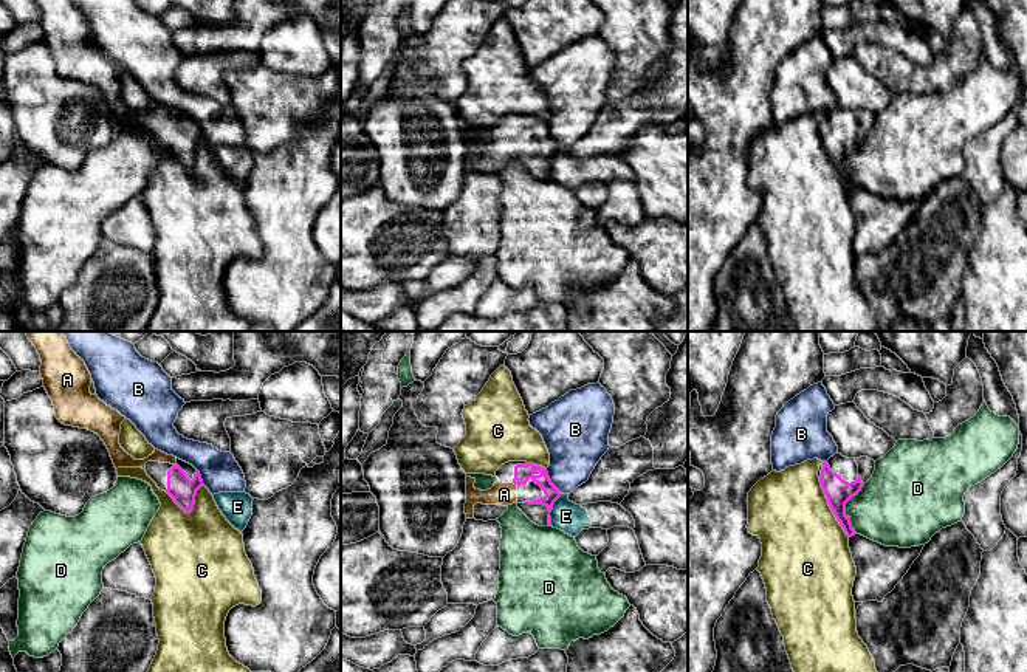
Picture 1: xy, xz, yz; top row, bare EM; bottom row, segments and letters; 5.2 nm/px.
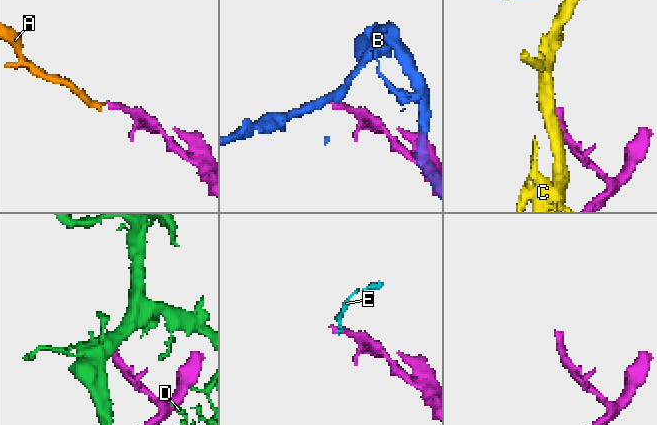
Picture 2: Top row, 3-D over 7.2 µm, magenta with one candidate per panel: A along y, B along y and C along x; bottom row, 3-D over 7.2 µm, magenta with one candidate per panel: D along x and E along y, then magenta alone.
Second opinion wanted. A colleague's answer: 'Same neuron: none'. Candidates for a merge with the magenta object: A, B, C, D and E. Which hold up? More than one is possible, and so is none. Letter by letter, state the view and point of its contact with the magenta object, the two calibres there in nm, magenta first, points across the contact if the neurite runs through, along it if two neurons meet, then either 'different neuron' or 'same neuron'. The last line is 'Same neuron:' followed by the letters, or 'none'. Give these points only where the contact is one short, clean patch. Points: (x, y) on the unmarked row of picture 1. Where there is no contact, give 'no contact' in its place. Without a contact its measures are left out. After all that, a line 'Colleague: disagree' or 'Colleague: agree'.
A: meets magenta in xz at (516, 137); 100 nm thick on the magenta side, 120 nm on the other; runs through xz (522, 126), (516, 137), (504, 147); same neuron
B: meets magenta in xz at (550, 135); 100 nm thick on the magenta side, 300 nm on the other; different neuron
C: meets magenta in yz at (831, 161); 140 nm thick on the magenta side, 440 nm on the other; different neuron
D: meets magenta in yz at (844, 161); 140 nm thick on the magenta side, 380 nm on the other; border along yz (865, 137), (846, 157), (846, 169), (855, 186); different neuron
E: meets magenta in xz at (552, 161); 100 nm thick on the magenta side, 160 nm on the other; border along xz (561, 147), (550, 166), (550, 178); different neuron
Same neuron: A
Colleague: disagree

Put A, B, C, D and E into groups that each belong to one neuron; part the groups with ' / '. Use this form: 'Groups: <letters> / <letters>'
Groups: A / B / C / D / E

